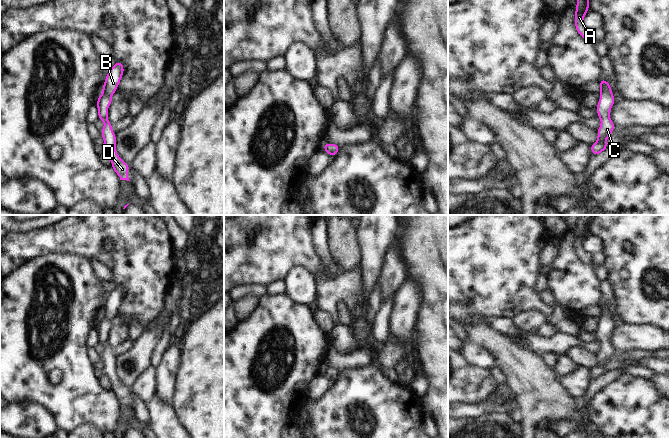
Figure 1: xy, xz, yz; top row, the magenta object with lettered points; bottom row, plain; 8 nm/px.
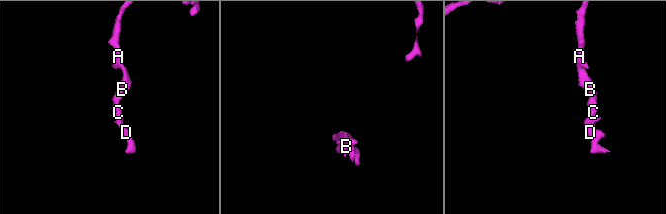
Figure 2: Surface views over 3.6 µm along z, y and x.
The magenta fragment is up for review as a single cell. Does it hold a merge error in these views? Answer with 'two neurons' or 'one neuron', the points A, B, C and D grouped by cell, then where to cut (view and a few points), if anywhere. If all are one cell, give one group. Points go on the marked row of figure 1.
one neuron | A B C D | no cut

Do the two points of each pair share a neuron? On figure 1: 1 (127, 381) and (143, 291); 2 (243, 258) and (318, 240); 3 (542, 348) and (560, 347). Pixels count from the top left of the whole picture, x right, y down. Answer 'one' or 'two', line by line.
1: two
2: two
3: one

